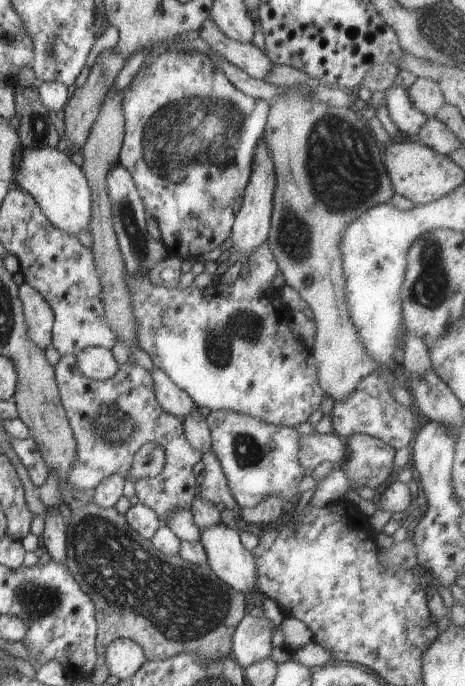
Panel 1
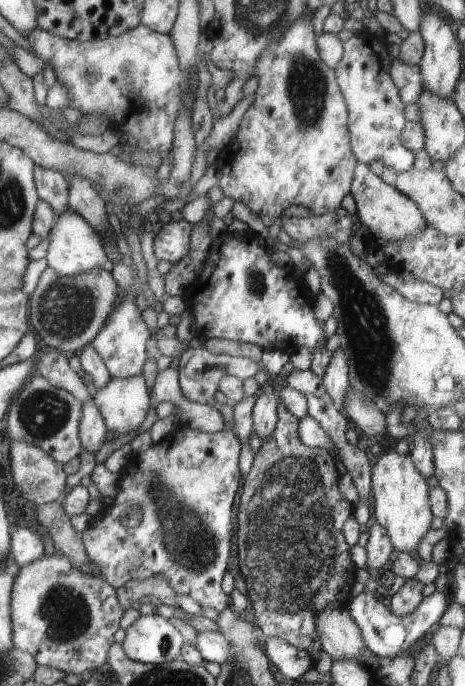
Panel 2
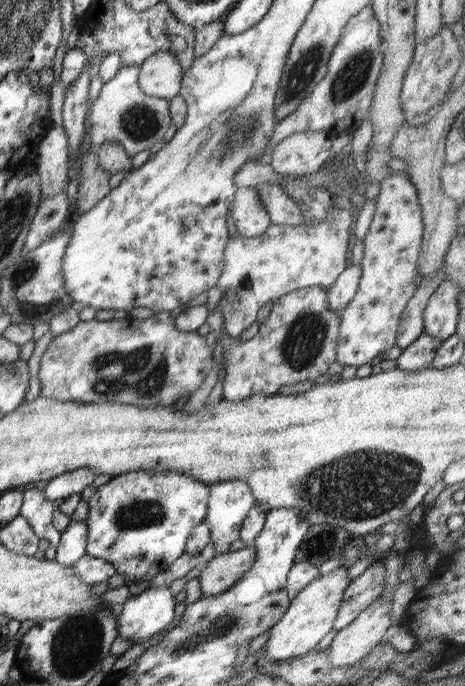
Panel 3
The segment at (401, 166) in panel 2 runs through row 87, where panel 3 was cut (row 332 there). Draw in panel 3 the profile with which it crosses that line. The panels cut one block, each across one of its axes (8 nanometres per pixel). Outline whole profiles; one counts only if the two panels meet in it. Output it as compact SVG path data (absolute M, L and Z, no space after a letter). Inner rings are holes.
M402 172L386 176L380 182L380 188L375 213L363 240L364 258L359 265L363 274L359 290L339 314L337 361L344 366L364 366L379 352L396 345L402 312L422 282L417 265L424 231L417 188Z

